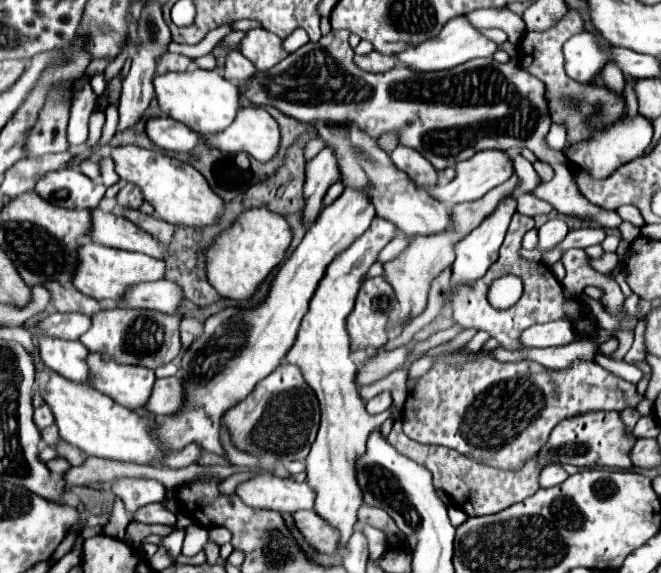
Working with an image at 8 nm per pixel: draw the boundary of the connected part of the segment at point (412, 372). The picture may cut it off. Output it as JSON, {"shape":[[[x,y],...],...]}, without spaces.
{"shape":[[[426,357],[426,359],[414,361],[414,363],[410,365],[410,369],[408,369],[408,381],[410,381],[410,379],[420,379],[432,365],[434,365],[434,357]]]}

